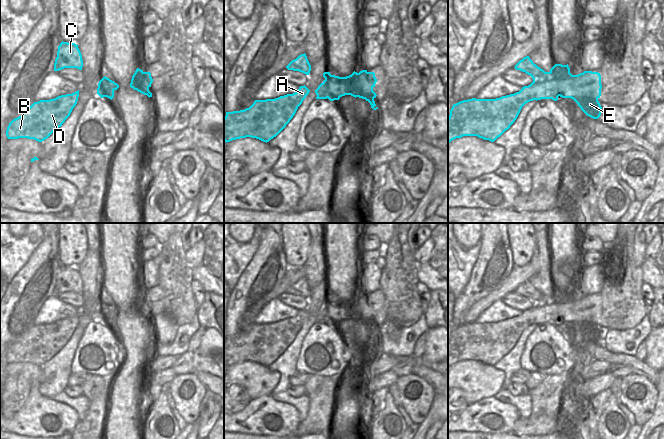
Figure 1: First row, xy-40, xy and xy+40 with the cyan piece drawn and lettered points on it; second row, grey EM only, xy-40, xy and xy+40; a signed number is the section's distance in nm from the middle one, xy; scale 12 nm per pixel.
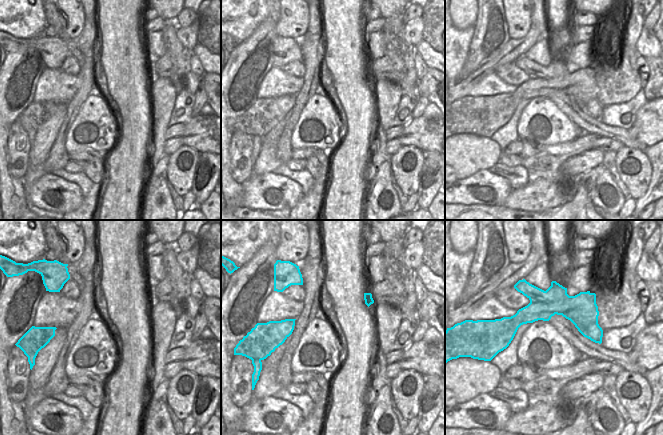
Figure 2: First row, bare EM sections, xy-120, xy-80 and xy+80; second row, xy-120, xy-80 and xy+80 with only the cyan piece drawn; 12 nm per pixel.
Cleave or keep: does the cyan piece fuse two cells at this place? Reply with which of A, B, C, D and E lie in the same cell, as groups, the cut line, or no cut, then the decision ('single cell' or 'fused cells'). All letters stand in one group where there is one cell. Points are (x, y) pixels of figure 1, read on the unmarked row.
groups A B D / C E; cut xy+40 (533, 305), (561, 306), (564, 309); fused cells

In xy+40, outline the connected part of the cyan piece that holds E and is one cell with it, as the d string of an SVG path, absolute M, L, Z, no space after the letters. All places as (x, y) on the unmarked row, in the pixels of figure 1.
M529 280L520 284L514 292L530 299L533 306L549 305L550 307L563 307L564 309L560 313L561 316L559 317L560 321L573 323L587 340L593 343L598 343L600 341L602 333L598 325L601 320L602 313L600 297L584 295L578 299L572 299L568 288L555 288L549 296L545 296L543 293L534 288Z

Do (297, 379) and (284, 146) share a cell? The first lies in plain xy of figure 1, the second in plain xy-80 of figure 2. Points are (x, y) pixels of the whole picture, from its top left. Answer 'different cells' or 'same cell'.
different cells

